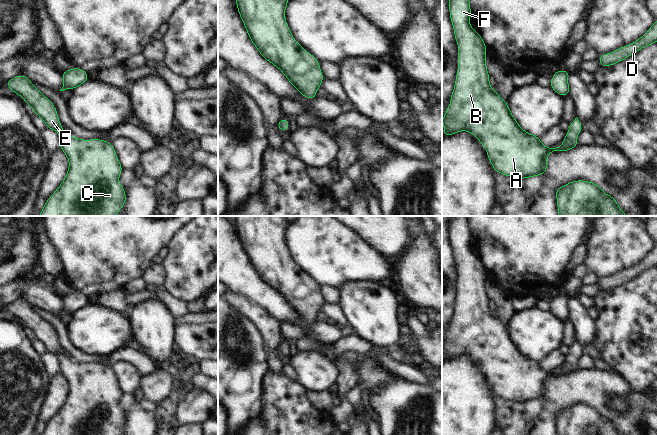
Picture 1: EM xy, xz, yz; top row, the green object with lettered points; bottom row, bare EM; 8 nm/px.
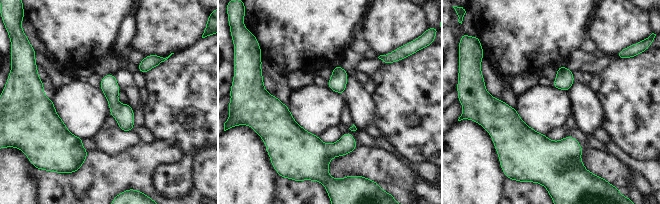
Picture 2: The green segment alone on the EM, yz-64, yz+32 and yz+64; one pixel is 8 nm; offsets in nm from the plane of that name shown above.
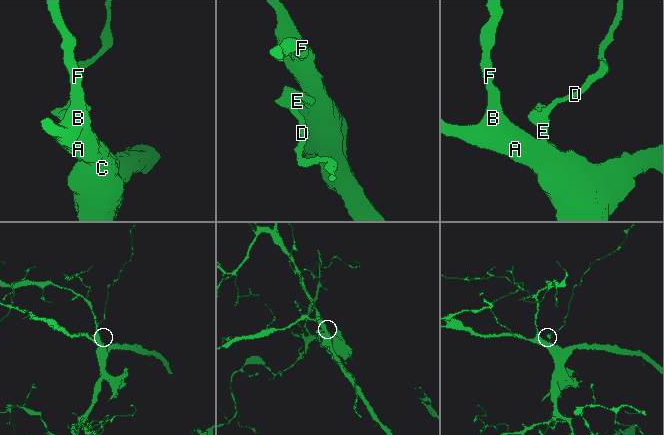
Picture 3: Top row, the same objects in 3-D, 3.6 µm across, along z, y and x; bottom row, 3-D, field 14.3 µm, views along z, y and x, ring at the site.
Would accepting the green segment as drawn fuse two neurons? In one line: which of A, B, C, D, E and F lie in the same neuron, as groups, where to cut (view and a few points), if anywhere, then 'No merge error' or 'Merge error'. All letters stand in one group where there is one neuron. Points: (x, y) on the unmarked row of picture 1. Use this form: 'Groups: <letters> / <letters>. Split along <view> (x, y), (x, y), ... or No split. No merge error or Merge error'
Groups: A B C D E F. No split. No merge error

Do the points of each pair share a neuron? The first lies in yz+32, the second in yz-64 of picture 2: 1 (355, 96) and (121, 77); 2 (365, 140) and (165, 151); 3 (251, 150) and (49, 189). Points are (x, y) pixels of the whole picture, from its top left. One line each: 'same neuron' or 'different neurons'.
1: same neuron
2: different neurons
3: different neurons

